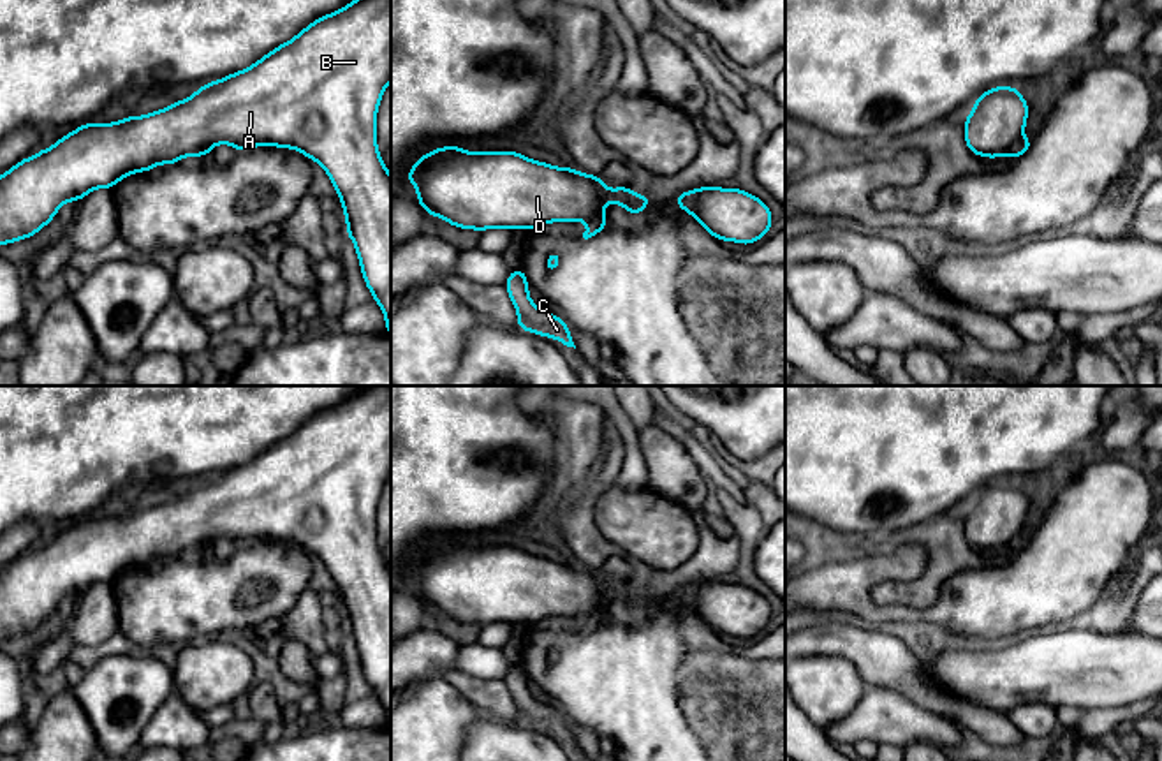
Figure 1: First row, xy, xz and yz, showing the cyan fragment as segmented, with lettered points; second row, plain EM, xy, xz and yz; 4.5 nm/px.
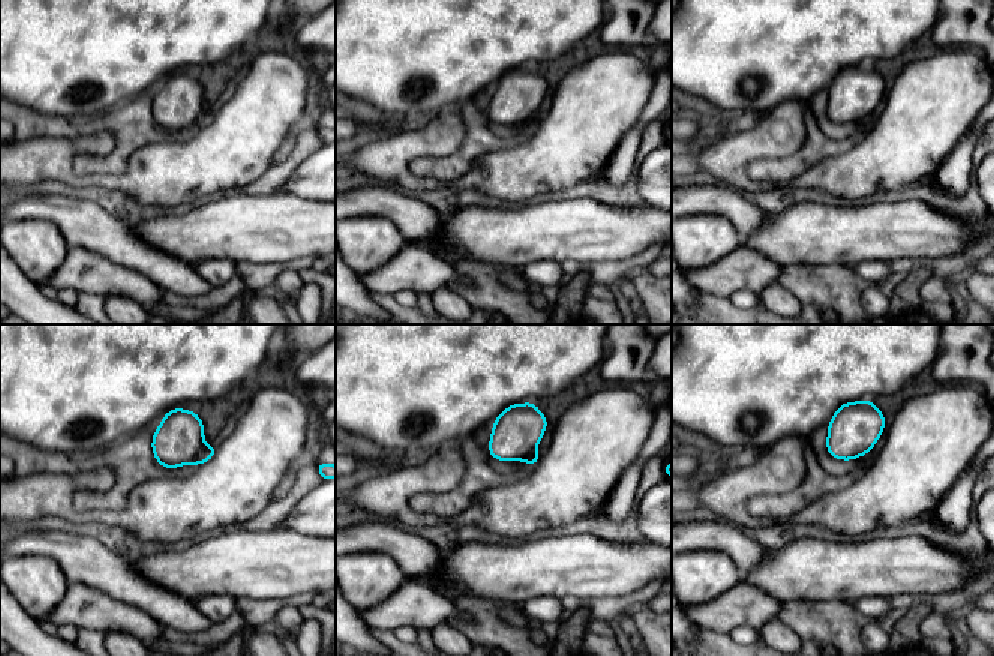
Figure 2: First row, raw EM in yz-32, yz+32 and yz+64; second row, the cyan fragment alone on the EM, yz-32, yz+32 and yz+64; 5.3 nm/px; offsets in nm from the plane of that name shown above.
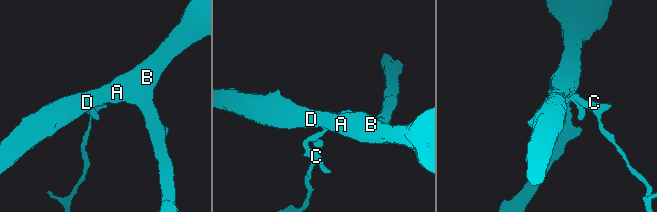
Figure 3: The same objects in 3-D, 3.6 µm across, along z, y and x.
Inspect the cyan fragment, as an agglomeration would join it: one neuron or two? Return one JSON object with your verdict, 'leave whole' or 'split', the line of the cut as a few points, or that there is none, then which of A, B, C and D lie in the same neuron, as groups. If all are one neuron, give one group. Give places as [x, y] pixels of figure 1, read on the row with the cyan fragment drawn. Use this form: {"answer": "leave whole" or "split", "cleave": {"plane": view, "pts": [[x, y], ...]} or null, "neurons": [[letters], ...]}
{"answer": "split", "cleave": {"plane": "yz", "pts": [[1020, 136], [1007, 154]]}, "neurons": [["A", "B", "D"], ["C"]]}

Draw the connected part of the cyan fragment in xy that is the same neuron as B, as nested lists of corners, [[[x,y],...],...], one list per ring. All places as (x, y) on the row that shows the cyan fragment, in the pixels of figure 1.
[[[352,0],[340,11],[317,18],[294,39],[275,48],[245,70],[199,86],[197,92],[169,107],[127,116],[114,123],[86,123],[63,136],[48,150],[19,160],[0,176],[0,245],[37,234],[65,201],[81,201],[95,188],[113,188],[121,178],[153,171],[157,164],[176,164],[199,155],[202,148],[227,143],[243,151],[254,146],[292,148],[317,160],[333,181],[345,211],[347,236],[354,241],[373,299],[386,315],[391,335],[391,176],[377,150],[377,109],[391,83],[391,0]]]

